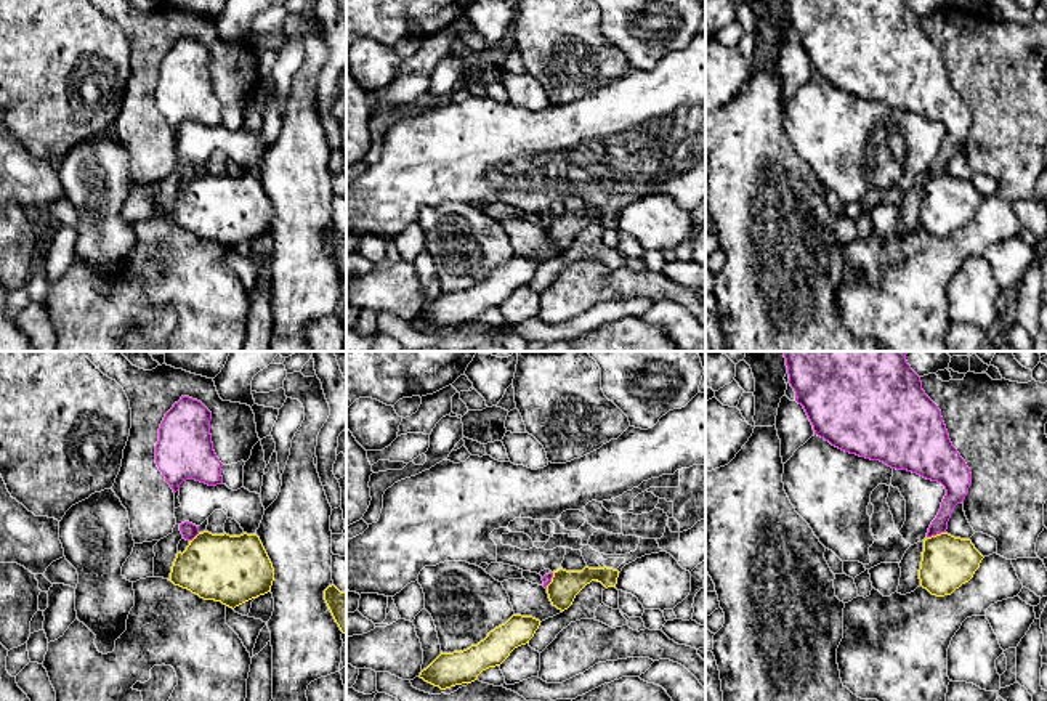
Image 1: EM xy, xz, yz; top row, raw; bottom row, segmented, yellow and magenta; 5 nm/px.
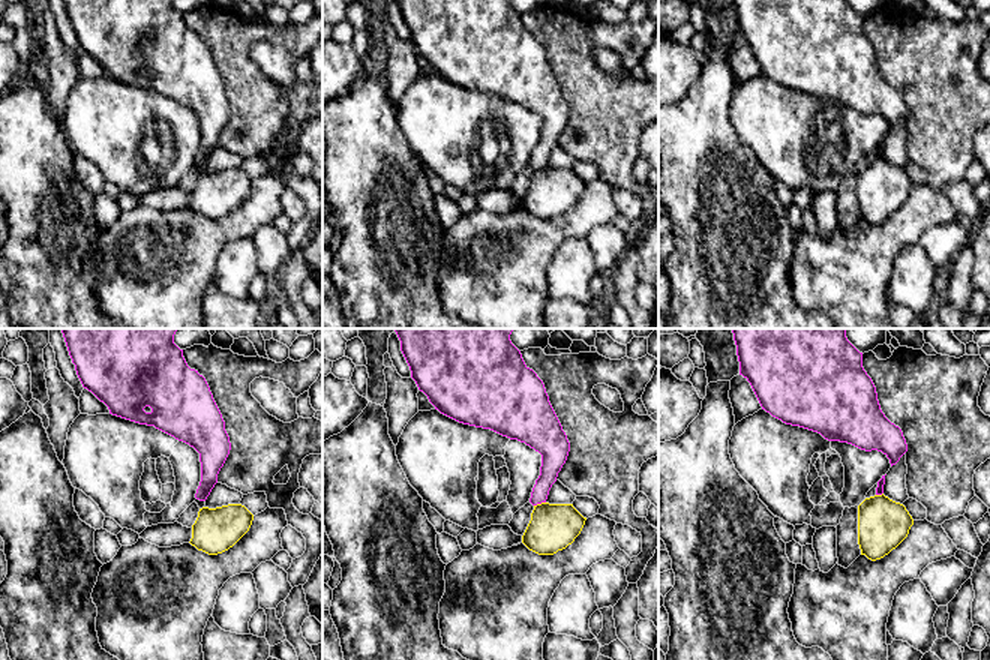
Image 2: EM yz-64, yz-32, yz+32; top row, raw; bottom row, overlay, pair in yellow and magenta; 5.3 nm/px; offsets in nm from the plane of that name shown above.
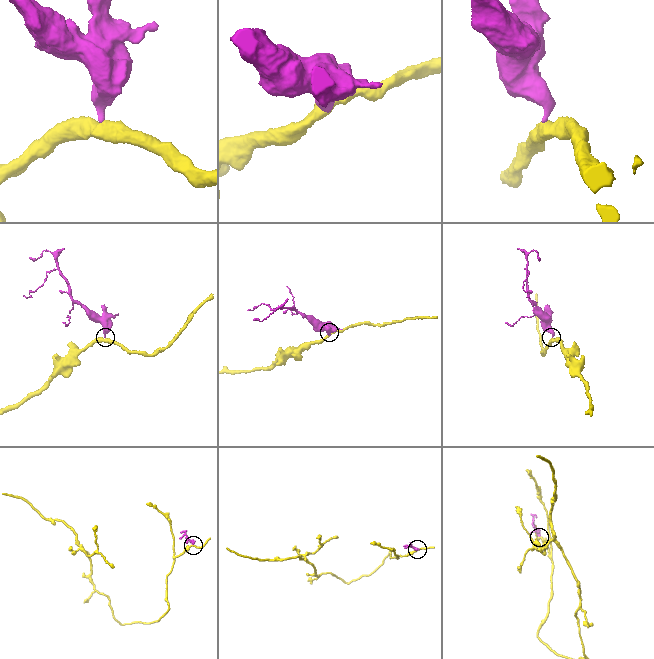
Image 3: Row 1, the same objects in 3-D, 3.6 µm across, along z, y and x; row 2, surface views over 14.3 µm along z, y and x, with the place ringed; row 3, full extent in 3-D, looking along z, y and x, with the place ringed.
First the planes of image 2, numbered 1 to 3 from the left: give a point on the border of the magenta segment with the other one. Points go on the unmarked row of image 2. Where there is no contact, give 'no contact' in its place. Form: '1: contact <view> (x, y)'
1: no contact
2: contact yz-32 (539, 168)
3: contact yz+32 (879, 159)

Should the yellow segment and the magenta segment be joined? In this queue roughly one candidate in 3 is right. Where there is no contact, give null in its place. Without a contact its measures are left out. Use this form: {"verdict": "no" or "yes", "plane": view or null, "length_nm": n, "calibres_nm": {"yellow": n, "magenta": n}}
{"verdict": "no", "plane": "yz", "length_nm": 100, "calibres_nm": {"yellow": 260, "magenta": 110}}

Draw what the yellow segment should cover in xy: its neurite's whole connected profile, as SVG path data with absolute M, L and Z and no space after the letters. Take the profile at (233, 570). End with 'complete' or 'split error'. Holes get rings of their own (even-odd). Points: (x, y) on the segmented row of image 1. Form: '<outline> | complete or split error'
M204 531L189 541L183 553L176 553L168 581L204 600L221 602L234 610L252 598L271 592L274 568L257 534L229 536L226 533L212 534Z | complete

